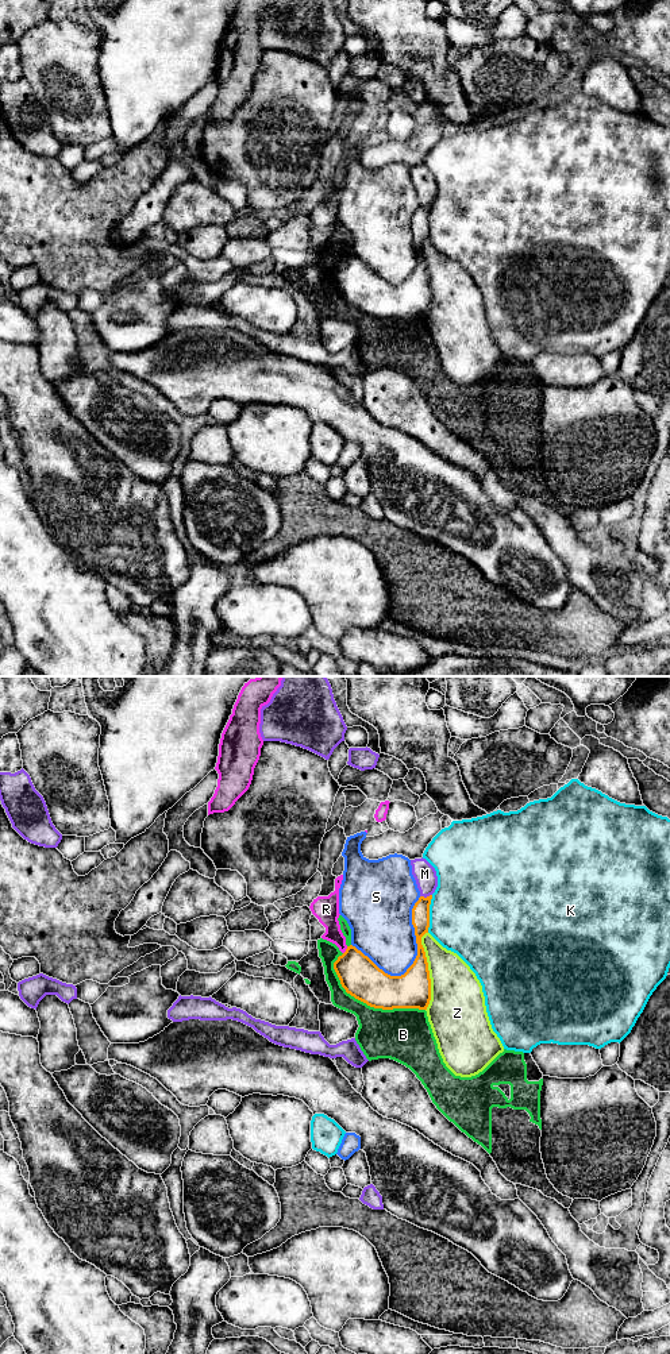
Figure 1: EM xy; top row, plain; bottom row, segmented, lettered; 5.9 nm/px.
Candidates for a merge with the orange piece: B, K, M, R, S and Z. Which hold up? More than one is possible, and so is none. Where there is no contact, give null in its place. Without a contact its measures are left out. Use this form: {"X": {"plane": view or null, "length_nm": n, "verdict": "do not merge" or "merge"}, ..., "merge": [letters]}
{"B": {"plane": "xy", "length_nm": 600, "verdict": "do not merge"}, "K": {"plane": "xy", "length_nm": 220, "verdict": "do not merge"}, "M": {"plane": "xy", "length_nm": 70, "verdict": "do not merge"}, "R": {"plane": "xy", "length_nm": 50, "verdict": "do not merge"}, "S": {"plane": "xy", "length_nm": 500, "verdict": "do not merge"}, "Z": {"plane": "xy", "length_nm": 480, "verdict": "do not merge"}, "merge": []}

